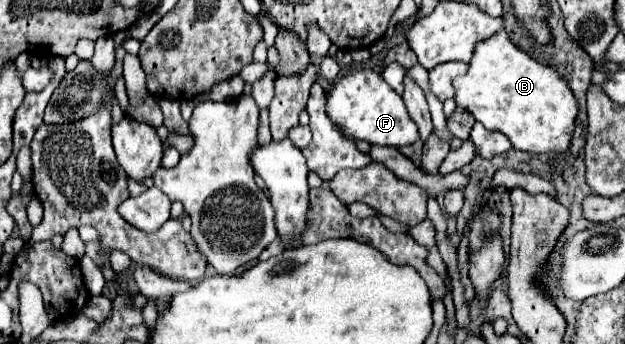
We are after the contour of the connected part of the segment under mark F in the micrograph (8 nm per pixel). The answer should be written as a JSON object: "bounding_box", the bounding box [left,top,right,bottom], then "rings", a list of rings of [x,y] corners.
{"bounding_box":[326,67,418,147],"rings":[[[360,67],[340,77],[326,95],[326,115],[350,141],[366,141],[380,147],[402,147],[418,141],[418,127],[410,119],[402,97],[382,79],[380,73]]]}

